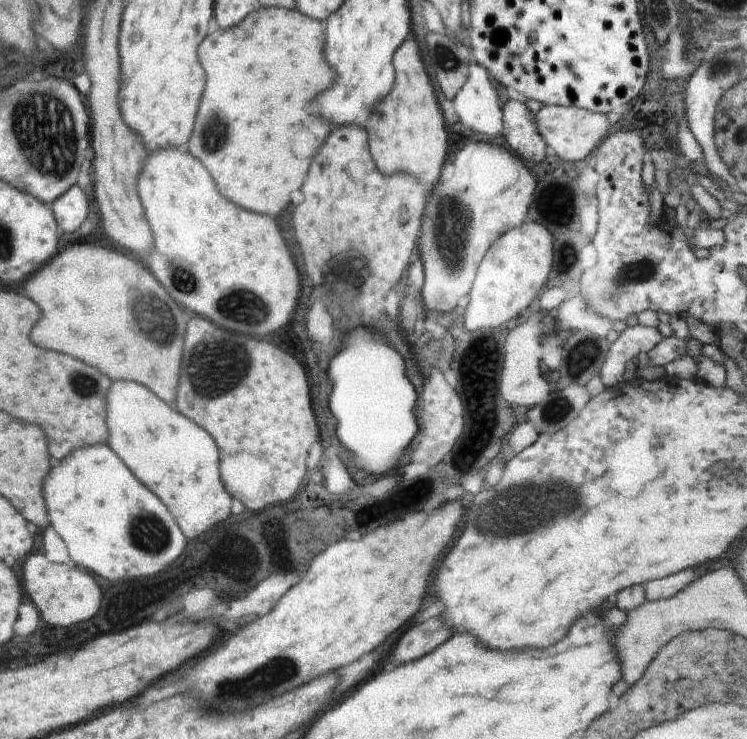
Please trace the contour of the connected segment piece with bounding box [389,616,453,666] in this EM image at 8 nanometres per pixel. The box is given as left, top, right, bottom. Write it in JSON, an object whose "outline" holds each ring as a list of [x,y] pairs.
{"outline":[[[442,616],[432,617],[425,622],[412,626],[396,644],[389,661],[389,666],[412,662],[422,658],[443,642],[452,638],[451,628],[441,619]]]}

